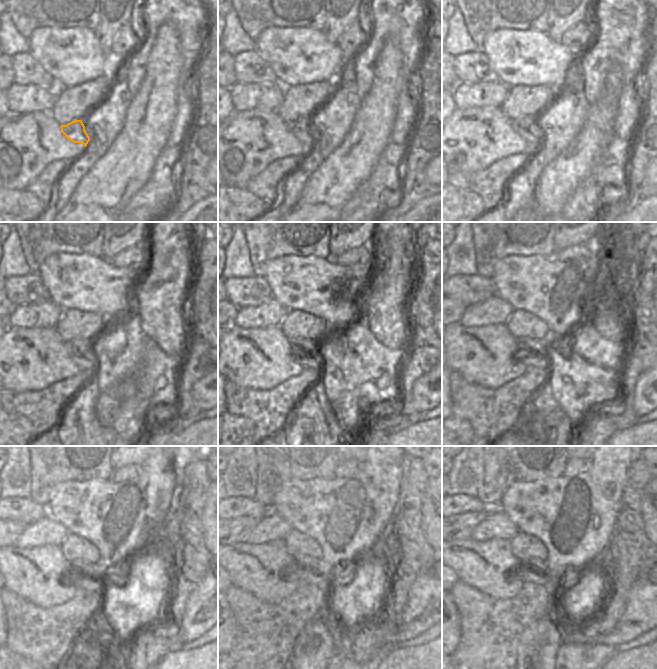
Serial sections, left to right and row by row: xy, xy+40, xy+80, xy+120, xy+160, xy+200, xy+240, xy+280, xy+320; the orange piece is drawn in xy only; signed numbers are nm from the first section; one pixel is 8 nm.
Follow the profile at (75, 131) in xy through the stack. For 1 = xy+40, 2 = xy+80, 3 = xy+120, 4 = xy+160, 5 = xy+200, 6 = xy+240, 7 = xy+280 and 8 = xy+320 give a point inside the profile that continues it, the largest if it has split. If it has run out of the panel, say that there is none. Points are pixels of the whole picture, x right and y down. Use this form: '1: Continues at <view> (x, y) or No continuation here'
1: Continues at xy+40 (300, 129)
2: Continues at xy+80 (526, 133)
3: Continues at xy+120 (84, 363)
4: Continues at xy+160 (308, 361)
5: Continues at xy+200 (529, 359)
6: Continues at xy+240 (83, 580)
7: Continues at xy+280 (307, 568)
8: Continues at xy+320 (535, 571)

